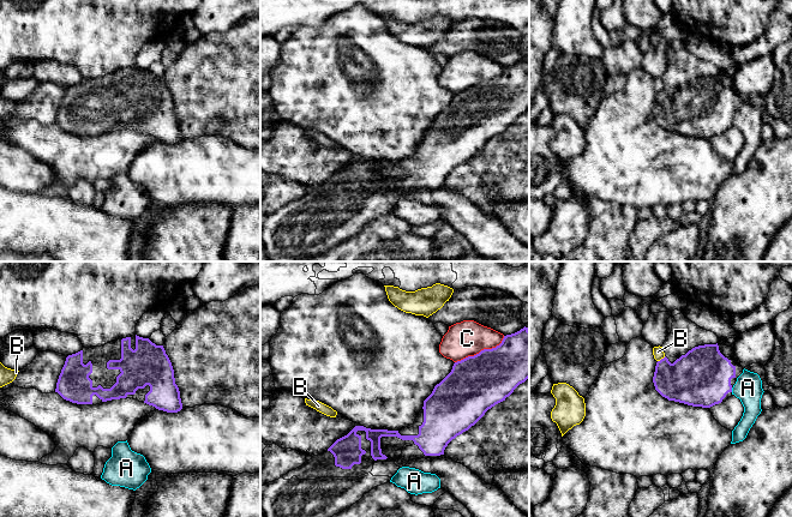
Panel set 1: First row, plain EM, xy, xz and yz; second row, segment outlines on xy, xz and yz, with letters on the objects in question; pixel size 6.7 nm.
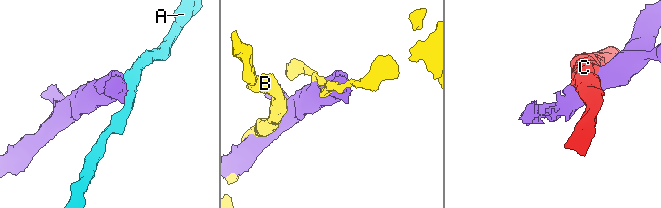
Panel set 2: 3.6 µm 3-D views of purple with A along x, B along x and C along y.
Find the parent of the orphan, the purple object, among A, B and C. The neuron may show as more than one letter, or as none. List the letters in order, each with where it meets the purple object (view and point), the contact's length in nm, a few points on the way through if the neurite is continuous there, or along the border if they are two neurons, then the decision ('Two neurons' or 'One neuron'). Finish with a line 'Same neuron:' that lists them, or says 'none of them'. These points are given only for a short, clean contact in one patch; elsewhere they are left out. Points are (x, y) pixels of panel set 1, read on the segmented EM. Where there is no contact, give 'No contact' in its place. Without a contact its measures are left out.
A: Touches purple at yz (731, 390). Shared border 30 nm. Boundary: yz (731, 388), (732, 391). Two neurons
B: Touches purple at yz (661, 359). Shared border 70 nm. Two neurons
C: Touches purple at xz (481, 350). Shared border 380 nm. Two neurons
Same neuron: none of them

